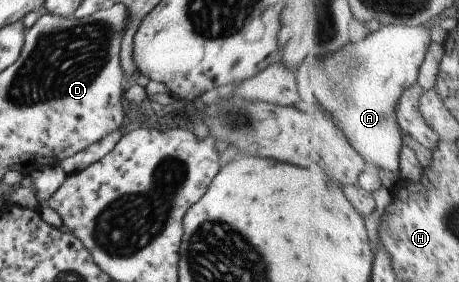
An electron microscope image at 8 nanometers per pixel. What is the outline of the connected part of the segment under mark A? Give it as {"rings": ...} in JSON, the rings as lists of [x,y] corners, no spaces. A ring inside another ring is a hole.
{"rings":[[[386,25],[336,55],[318,62],[307,59],[296,73],[302,105],[323,109],[368,163],[401,176],[405,142],[397,107],[405,91],[420,83],[421,68],[434,41],[431,31],[430,25]]]}

